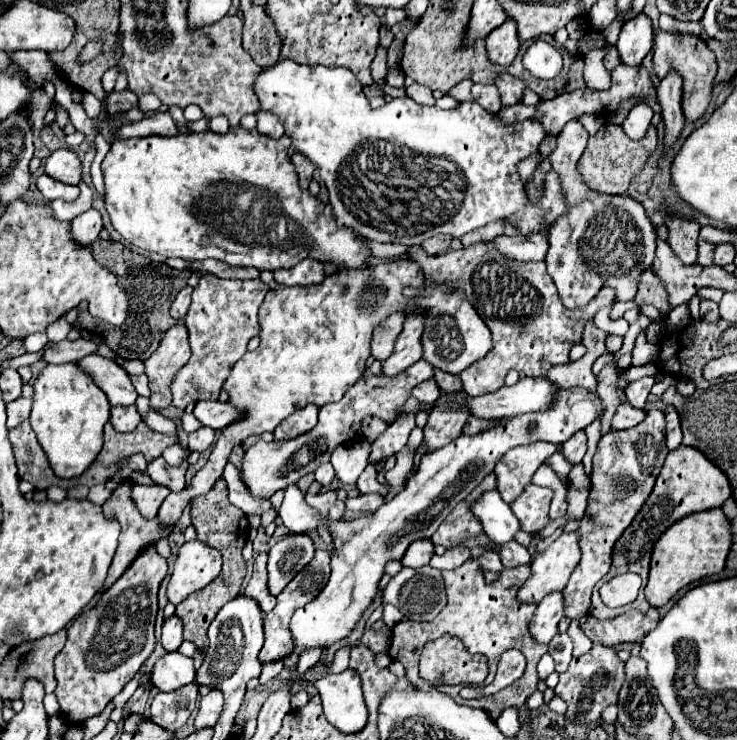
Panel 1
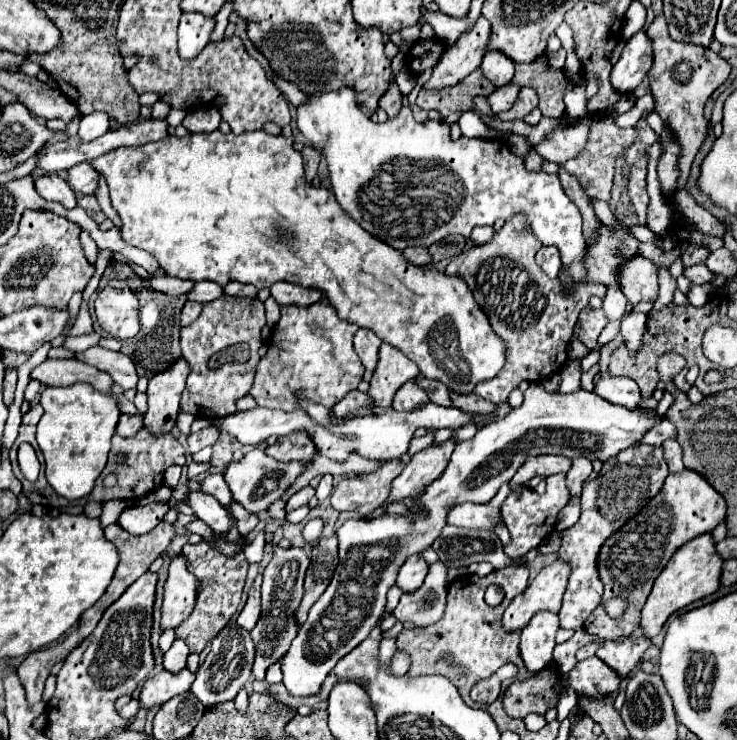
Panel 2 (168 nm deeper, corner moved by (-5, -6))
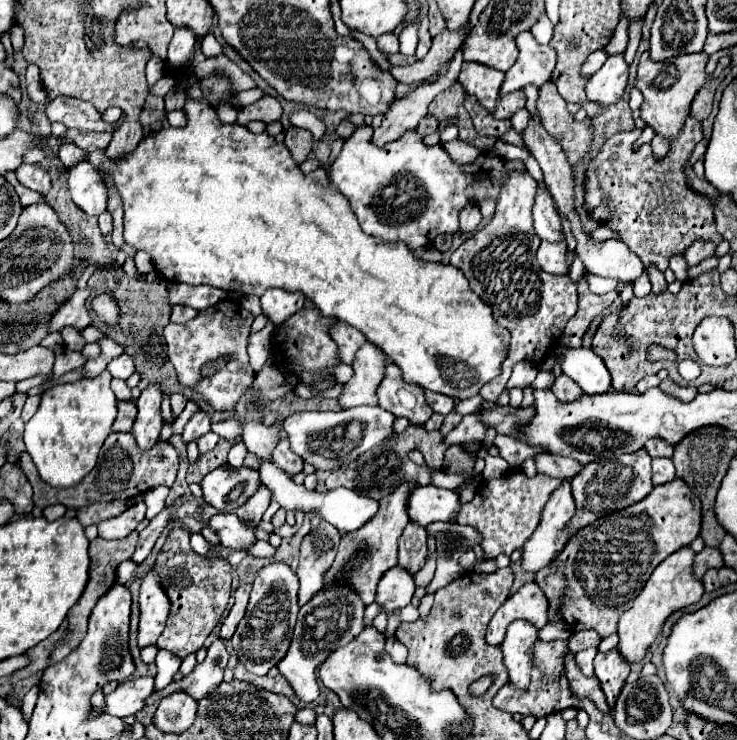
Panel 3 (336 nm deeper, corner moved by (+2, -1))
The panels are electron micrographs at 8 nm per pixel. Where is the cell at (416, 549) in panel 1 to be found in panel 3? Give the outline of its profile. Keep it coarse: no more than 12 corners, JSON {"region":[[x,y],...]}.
{"region":[[393,566],[379,580],[385,612],[411,604],[413,576]]}

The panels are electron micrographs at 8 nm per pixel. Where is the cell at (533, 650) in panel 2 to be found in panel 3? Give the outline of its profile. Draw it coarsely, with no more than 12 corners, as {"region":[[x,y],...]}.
{"region":[[509,624],[501,644],[509,682],[529,684],[539,630]]}

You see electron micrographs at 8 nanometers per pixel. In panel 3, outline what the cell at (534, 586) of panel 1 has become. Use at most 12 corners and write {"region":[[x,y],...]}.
{"region":[[537,582],[523,584],[491,618],[487,644],[501,644],[517,618],[547,624],[547,596]]}

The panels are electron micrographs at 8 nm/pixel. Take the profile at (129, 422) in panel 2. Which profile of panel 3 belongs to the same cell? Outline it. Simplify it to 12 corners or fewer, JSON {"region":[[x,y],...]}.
{"region":[[119,402],[113,432],[131,432],[135,402]]}

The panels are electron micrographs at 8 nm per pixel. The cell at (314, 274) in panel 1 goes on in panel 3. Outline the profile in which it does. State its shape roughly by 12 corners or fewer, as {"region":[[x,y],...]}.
{"region":[[269,288],[263,314],[277,326],[303,308],[305,294]]}

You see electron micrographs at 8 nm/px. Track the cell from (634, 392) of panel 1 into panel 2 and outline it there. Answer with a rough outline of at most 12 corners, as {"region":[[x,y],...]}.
{"region":[[600,373],[594,391],[602,399],[628,409],[642,401],[632,379]]}

